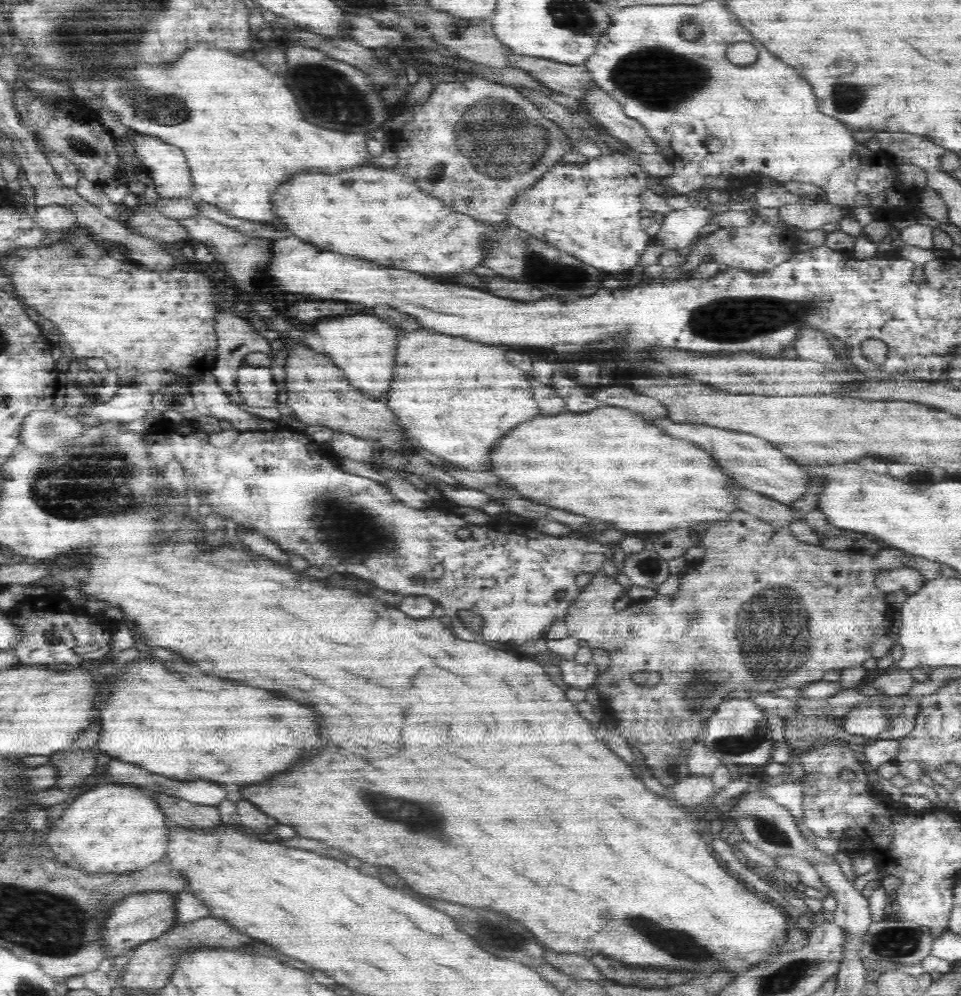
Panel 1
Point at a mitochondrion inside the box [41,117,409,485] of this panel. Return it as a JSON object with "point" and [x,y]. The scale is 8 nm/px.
{"point":[74,144]}

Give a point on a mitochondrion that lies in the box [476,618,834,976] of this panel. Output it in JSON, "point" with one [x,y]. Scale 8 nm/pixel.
{"point":[679,944]}

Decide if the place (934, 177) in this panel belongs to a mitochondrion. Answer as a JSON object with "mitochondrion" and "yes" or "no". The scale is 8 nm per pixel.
{"mitochondrion":"no"}

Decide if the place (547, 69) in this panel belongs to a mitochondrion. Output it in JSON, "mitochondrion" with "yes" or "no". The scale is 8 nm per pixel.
{"mitochondrion":"no"}

